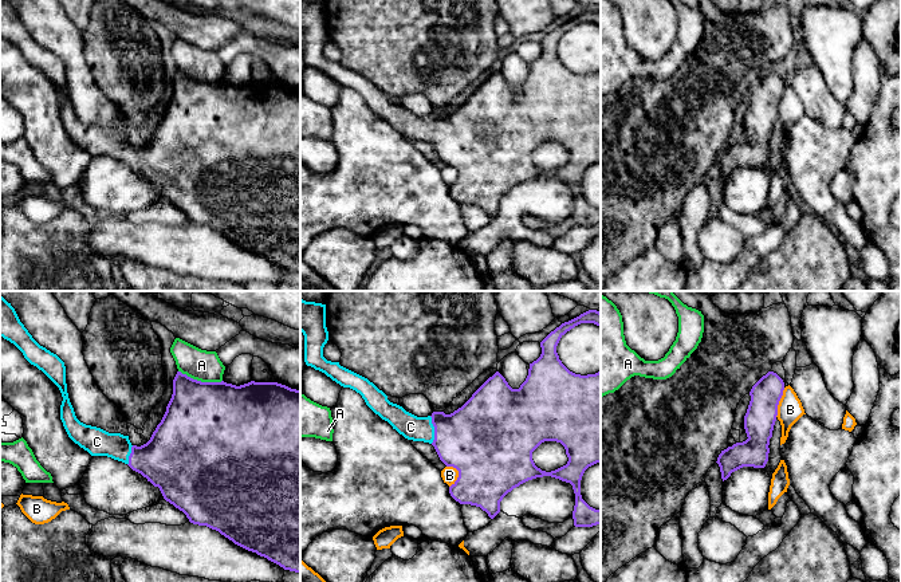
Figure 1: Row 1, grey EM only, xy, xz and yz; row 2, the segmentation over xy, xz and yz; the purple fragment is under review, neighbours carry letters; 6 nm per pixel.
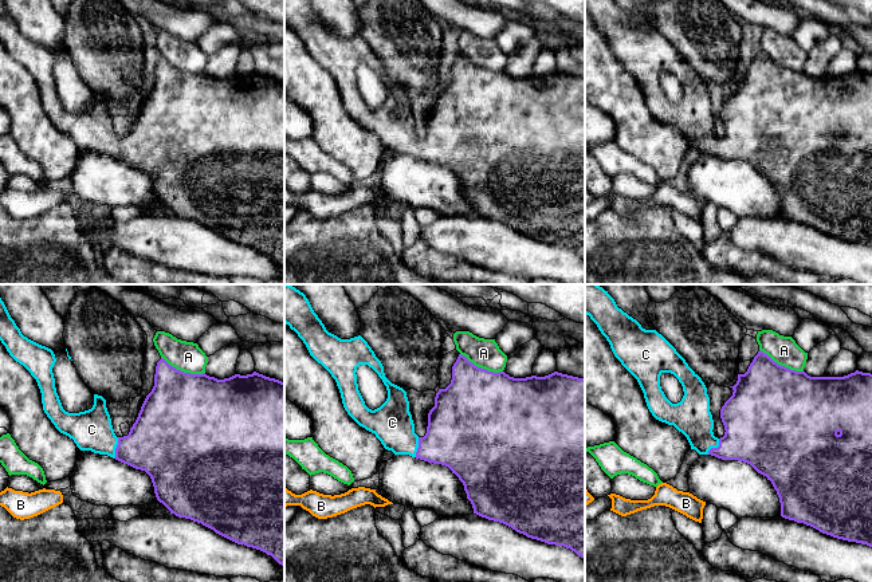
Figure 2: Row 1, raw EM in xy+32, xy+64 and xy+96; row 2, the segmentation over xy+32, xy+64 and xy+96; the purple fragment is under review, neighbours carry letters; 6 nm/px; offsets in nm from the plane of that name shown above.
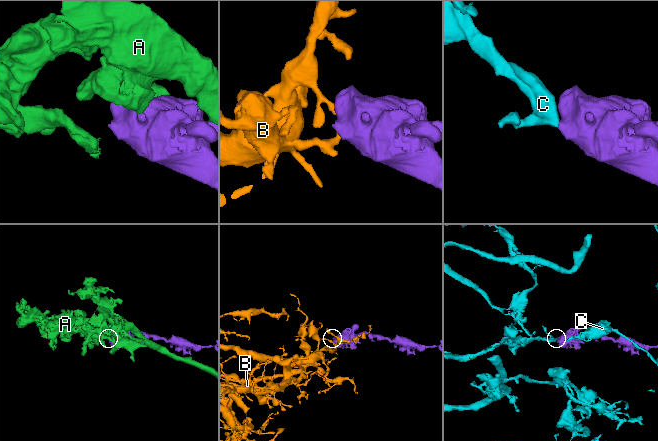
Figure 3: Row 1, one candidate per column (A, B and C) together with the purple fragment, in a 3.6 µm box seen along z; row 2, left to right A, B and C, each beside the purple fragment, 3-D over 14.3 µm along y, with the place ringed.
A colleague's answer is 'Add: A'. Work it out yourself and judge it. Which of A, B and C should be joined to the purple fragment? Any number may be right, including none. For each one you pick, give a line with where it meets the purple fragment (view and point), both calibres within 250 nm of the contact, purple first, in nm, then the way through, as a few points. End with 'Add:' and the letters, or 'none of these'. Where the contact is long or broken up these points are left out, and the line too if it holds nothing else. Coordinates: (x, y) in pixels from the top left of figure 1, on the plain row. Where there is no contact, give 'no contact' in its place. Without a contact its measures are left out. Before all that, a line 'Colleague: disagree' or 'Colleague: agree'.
Colleague: disagree
C: contact xz (435, 129); calibres 420 and 150 nm; way xz (475, 138), (459, 138), (435, 129), (410, 126)
Add: C

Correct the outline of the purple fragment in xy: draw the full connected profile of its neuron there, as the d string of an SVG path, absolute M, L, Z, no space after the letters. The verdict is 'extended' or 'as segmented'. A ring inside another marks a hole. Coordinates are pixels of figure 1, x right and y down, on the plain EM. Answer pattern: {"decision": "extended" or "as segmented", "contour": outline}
{"decision": "extended", "contour": "M0 0L0 36L13 43L31 64L42 70L59 87L63 97L60 105L60 119L68 137L75 143L87 150L91 156L107 156L127 164L133 170L146 177L147 181L150 181L154 186L158 186L164 198L182 211L190 223L216 229L235 244L267 257L284 270L300 272L300 90L291 89L278 82L251 80L240 86L227 83L224 80L201 82L182 74L181 71L177 71L173 79L173 94L161 122L157 125L150 139L146 143L137 146L130 142L129 135L123 135L121 133L109 133L101 127L86 125L76 118L67 93L64 62L56 54L40 46L32 38L32 35L20 21L15 8L7 0Z"}

